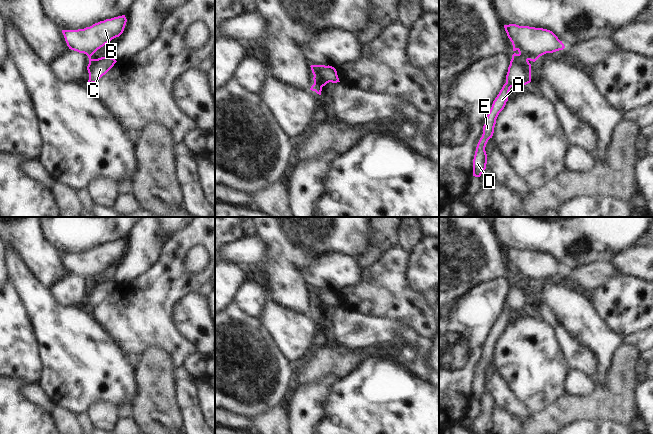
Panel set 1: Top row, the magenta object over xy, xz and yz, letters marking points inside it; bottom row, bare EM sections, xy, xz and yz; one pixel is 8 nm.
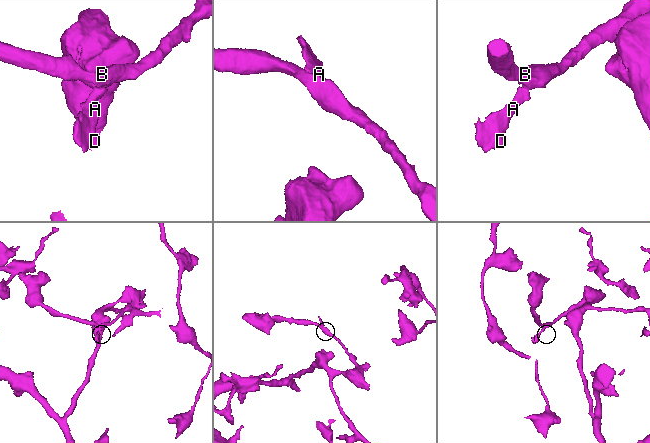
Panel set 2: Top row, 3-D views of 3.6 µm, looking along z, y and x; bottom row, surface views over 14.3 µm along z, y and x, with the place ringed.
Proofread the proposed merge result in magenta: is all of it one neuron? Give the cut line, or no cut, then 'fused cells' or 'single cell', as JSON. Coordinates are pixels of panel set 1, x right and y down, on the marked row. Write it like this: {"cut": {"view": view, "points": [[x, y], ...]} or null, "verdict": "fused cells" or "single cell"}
{"cut": {"view": "yz", "points": [[518, 54], [528, 59]]}, "verdict": "fused cells"}

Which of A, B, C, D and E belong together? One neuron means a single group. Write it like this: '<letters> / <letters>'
A C D E / B

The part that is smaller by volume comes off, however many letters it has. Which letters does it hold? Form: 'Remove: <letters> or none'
Remove: A, C, D, E

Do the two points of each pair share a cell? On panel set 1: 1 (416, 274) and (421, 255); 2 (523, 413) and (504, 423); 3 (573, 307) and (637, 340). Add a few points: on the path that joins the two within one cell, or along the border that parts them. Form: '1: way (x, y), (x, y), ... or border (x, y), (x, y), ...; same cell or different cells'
1: way (421, 269), (421, 260); same cell
2: border (497, 406), (513, 417); different cells
3: border (622, 337), (624, 342); different cells

